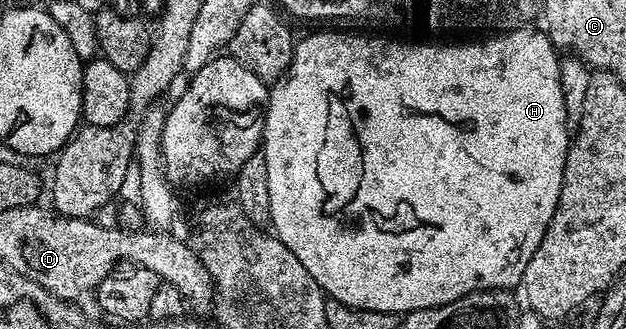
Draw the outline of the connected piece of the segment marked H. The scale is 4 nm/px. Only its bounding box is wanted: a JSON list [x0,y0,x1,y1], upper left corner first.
[261,25,569,313]

